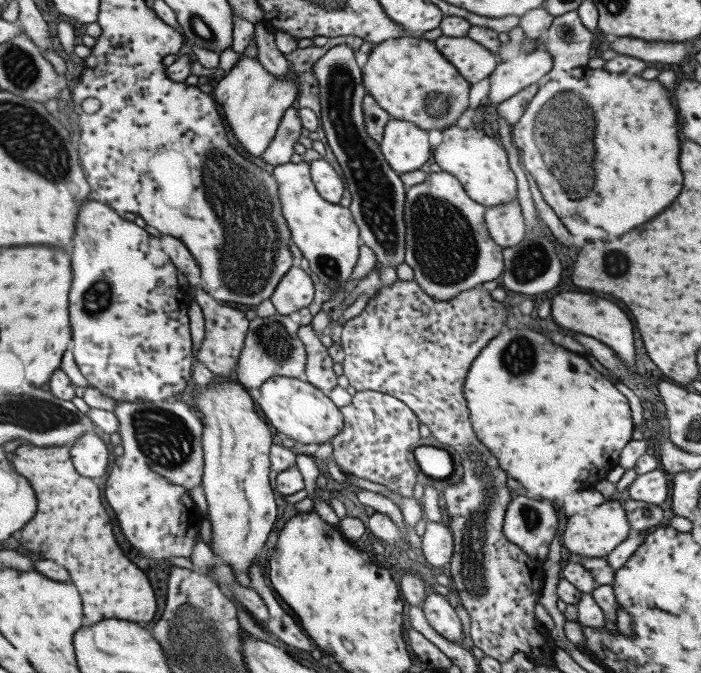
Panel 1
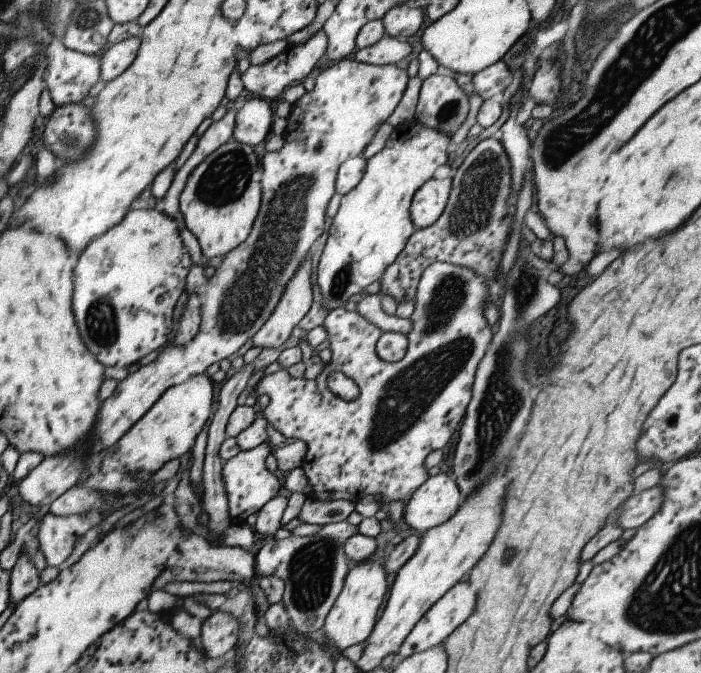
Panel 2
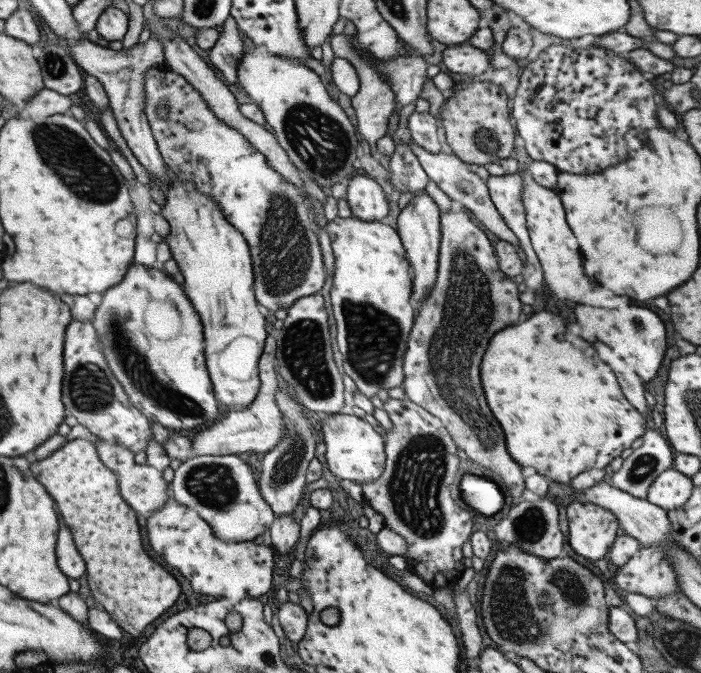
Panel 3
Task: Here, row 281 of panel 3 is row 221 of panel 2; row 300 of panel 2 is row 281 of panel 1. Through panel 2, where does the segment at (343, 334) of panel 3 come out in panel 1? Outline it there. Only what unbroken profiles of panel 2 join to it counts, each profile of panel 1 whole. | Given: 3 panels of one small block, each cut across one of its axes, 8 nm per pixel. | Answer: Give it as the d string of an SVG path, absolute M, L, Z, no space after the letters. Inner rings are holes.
M289 161L285 164L274 165L271 174L277 183L281 216L289 229L293 244L307 260L311 272L316 274L323 284L335 290L335 293L331 293L329 299L320 308L329 314L330 323L346 309L339 306L343 298L347 296L343 288L345 288L345 282L349 280L361 245L358 228L347 207L331 204L319 196L310 178L309 165L304 161L298 163Z

